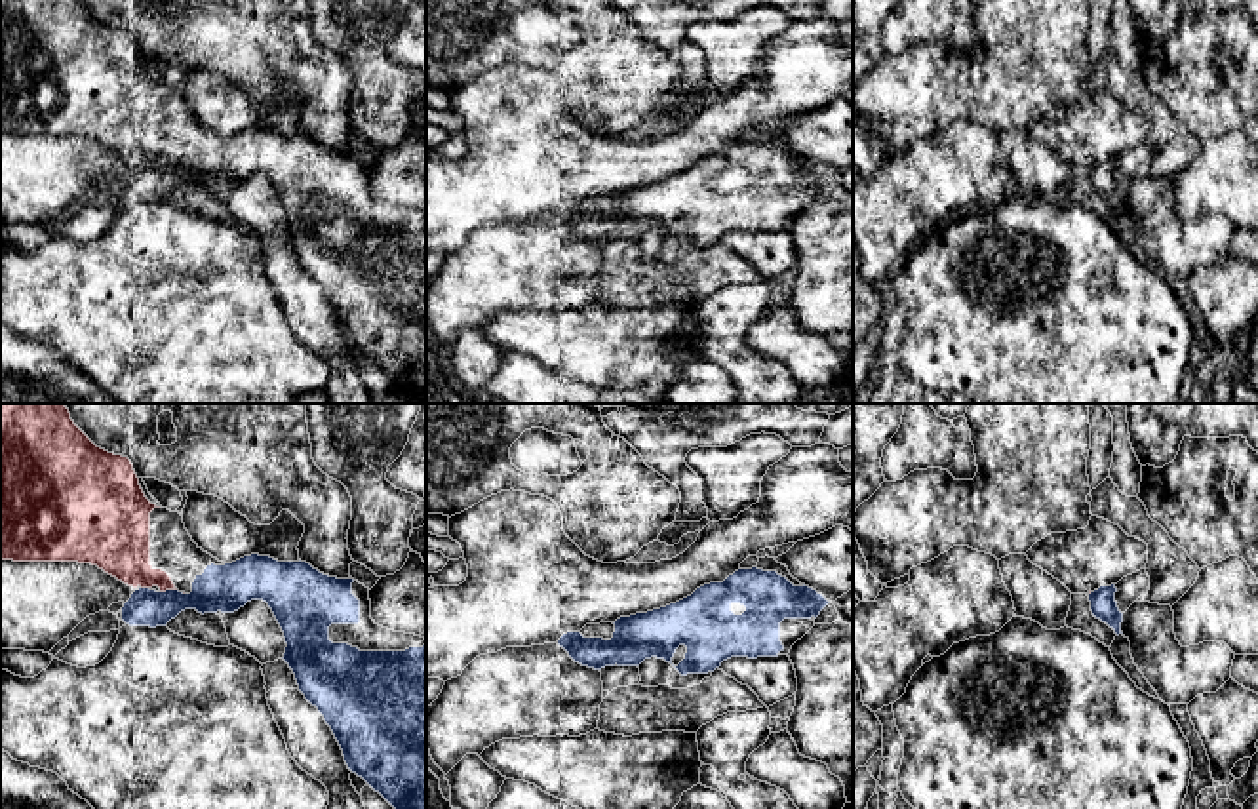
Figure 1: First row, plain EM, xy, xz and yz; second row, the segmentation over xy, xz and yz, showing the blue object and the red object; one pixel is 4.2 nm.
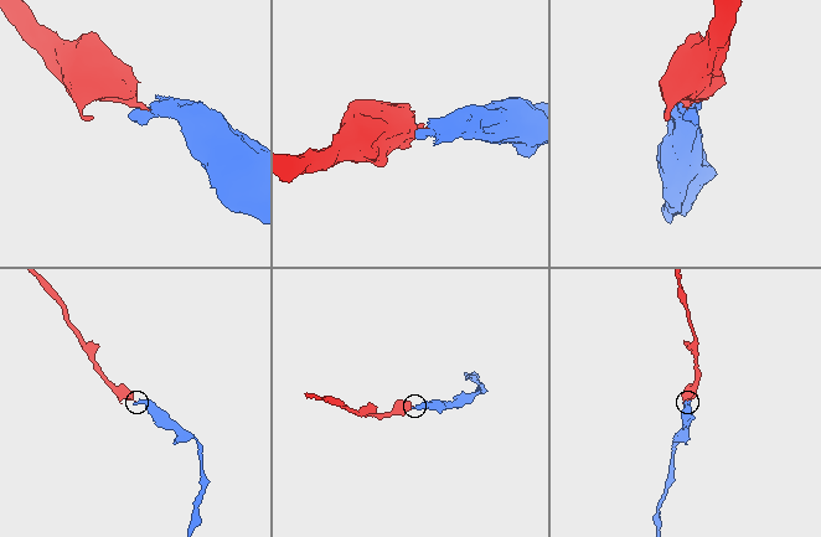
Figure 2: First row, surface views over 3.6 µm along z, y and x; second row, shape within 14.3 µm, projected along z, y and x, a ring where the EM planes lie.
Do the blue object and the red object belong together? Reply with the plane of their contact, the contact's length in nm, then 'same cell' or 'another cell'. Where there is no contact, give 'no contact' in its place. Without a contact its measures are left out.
contact in xy; length 70 nm; same cell

